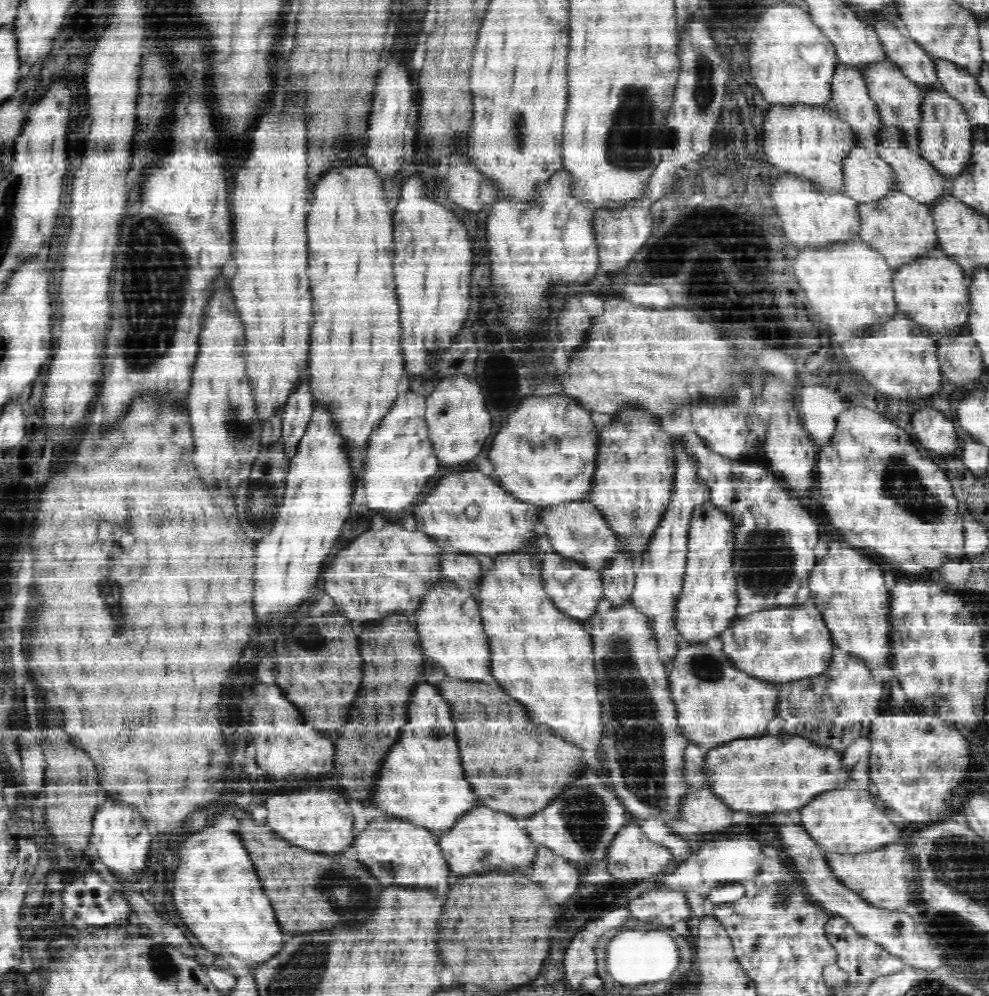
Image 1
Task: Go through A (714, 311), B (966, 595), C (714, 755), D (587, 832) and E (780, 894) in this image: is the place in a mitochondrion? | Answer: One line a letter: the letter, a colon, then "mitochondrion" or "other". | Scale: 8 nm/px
A: mitochondrion
B: other
C: other
D: mitochondrion
E: mitochondrion

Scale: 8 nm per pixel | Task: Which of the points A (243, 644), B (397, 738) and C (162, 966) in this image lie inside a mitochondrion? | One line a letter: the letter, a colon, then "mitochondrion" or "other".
A: other
B: other
C: mitochondrion

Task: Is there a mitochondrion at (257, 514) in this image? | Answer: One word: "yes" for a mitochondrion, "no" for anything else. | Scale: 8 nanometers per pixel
yes

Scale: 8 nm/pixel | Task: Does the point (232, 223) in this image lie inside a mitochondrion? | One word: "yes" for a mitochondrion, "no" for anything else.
no

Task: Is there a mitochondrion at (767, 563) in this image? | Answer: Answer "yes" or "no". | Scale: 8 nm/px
yes

